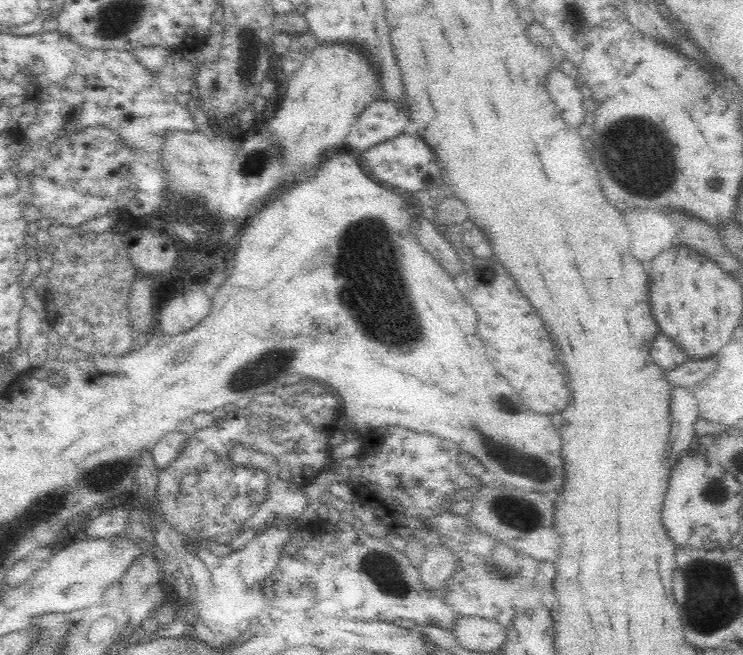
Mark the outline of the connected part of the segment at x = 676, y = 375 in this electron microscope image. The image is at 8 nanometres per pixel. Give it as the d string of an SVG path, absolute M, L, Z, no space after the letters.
M714 355L701 359L684 359L675 361L664 367L666 381L670 383L671 389L675 387L690 388L696 383L704 380L717 367Z

